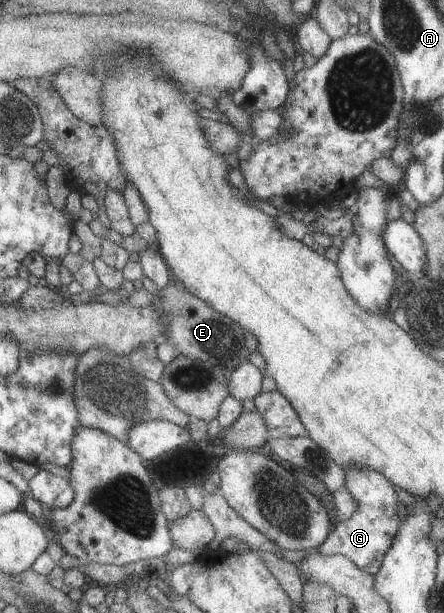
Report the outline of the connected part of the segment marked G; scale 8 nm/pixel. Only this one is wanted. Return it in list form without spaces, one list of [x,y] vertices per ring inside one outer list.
[[[348,464],[345,467],[345,487],[350,491],[357,508],[348,519],[333,525],[332,531],[324,538],[317,550],[324,555],[340,554],[350,559],[358,569],[374,576],[380,569],[385,551],[390,547],[394,534],[398,531],[400,515],[396,502],[398,498],[392,484],[377,471]]]

